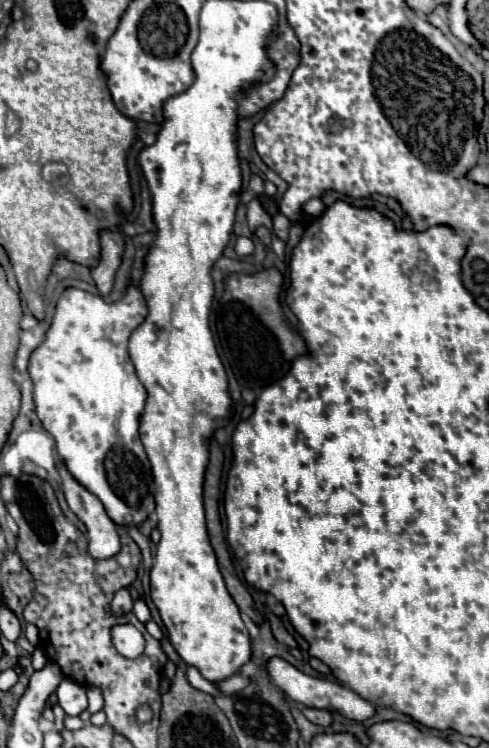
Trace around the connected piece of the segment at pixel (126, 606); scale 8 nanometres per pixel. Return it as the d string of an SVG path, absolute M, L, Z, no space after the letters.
M120 589L114 593L114 597L110 601L110 611L114 615L124 615L124 613L132 611L132 605L134 605L134 601L132 601L128 589Z

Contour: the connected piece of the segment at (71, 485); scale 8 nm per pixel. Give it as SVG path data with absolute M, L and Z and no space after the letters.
M64 465L58 467L62 477L62 489L66 501L74 515L86 527L88 551L94 559L110 559L120 551L120 535L116 531L116 523L106 515L102 503L98 503L96 495L90 495L68 471Z

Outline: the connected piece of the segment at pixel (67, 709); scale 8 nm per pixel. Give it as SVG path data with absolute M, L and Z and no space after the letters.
M62 679L56 689L56 697L66 715L80 715L88 707L86 687L74 679Z

